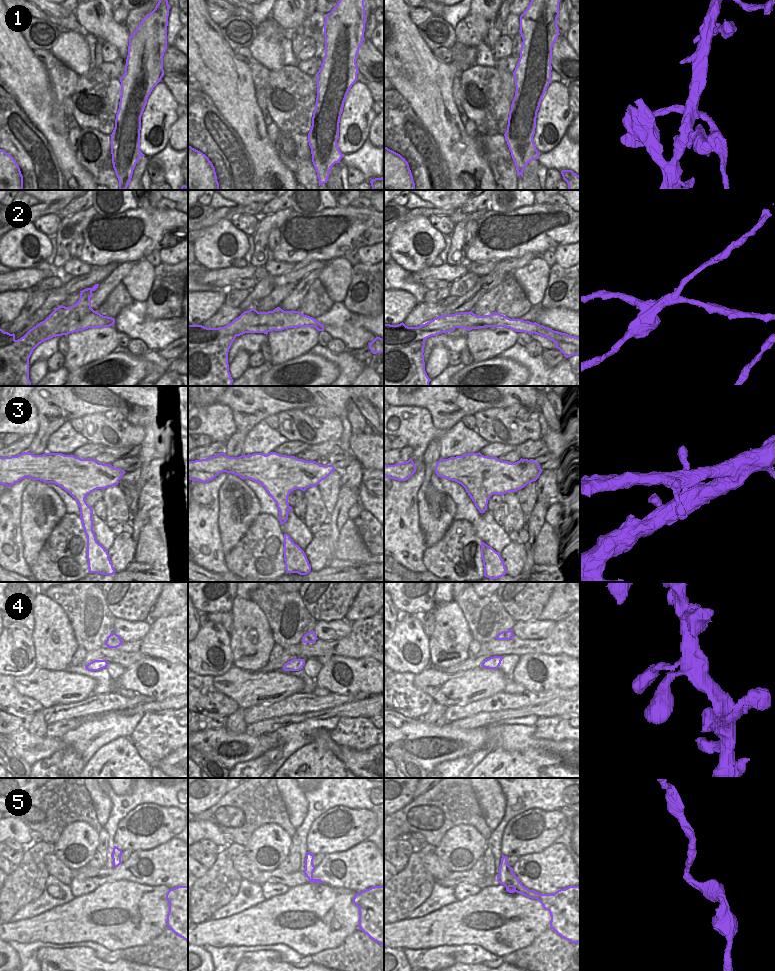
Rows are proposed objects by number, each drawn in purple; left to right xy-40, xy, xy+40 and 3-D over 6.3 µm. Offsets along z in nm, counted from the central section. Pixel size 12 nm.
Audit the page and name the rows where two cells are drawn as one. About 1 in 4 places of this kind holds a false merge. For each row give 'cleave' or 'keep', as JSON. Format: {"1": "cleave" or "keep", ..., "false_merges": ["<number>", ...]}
{"1": "cleave", "2": "cleave", "3": "keep", "4": "keep", "5": "keep", "false_merges": ["1", "2"]}

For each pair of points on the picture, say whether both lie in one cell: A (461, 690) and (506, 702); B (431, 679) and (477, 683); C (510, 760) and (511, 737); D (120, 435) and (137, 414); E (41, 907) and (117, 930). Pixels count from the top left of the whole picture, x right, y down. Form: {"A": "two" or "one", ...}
{"A": "two", "B": "one", "C": "two", "D": "two", "E": "two"}

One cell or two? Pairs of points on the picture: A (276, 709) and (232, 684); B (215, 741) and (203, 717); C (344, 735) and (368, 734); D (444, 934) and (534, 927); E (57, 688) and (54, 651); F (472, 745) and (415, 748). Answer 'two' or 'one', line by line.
A: two
B: two
C: one
D: one
E: two
F: one

